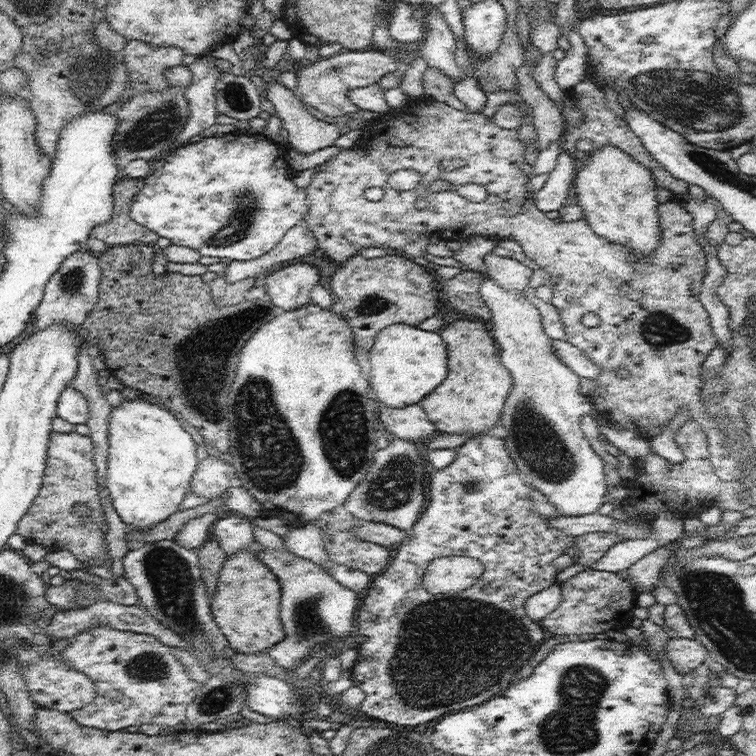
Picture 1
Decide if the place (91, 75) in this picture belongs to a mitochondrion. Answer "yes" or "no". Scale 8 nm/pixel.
yes

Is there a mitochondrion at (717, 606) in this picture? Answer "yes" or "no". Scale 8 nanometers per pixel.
yes

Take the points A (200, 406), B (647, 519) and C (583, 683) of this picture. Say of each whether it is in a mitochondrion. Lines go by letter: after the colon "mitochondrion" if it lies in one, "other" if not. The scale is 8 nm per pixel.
A: other
B: other
C: mitochondrion

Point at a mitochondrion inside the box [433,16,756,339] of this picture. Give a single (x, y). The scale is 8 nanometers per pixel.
(695, 100)

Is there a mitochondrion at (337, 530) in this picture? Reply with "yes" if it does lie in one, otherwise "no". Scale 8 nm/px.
no

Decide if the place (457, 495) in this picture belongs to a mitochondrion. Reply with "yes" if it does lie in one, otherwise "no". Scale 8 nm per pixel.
no

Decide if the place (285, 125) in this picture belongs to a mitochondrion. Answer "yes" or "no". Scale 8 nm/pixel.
no

